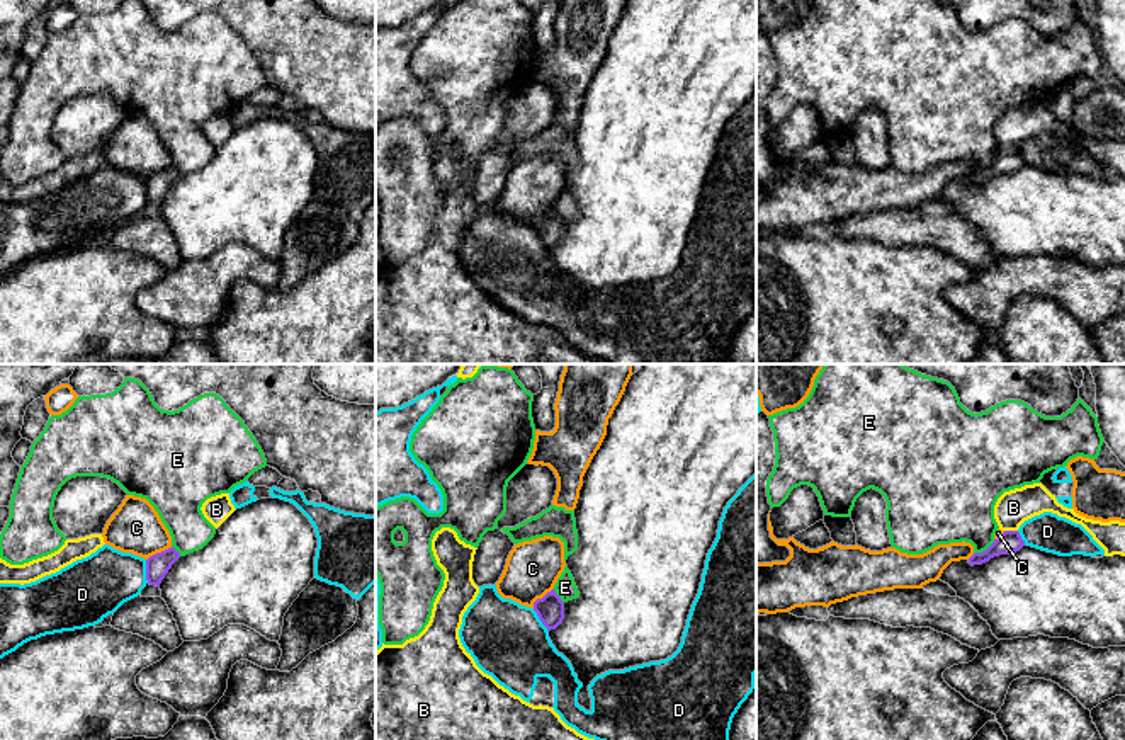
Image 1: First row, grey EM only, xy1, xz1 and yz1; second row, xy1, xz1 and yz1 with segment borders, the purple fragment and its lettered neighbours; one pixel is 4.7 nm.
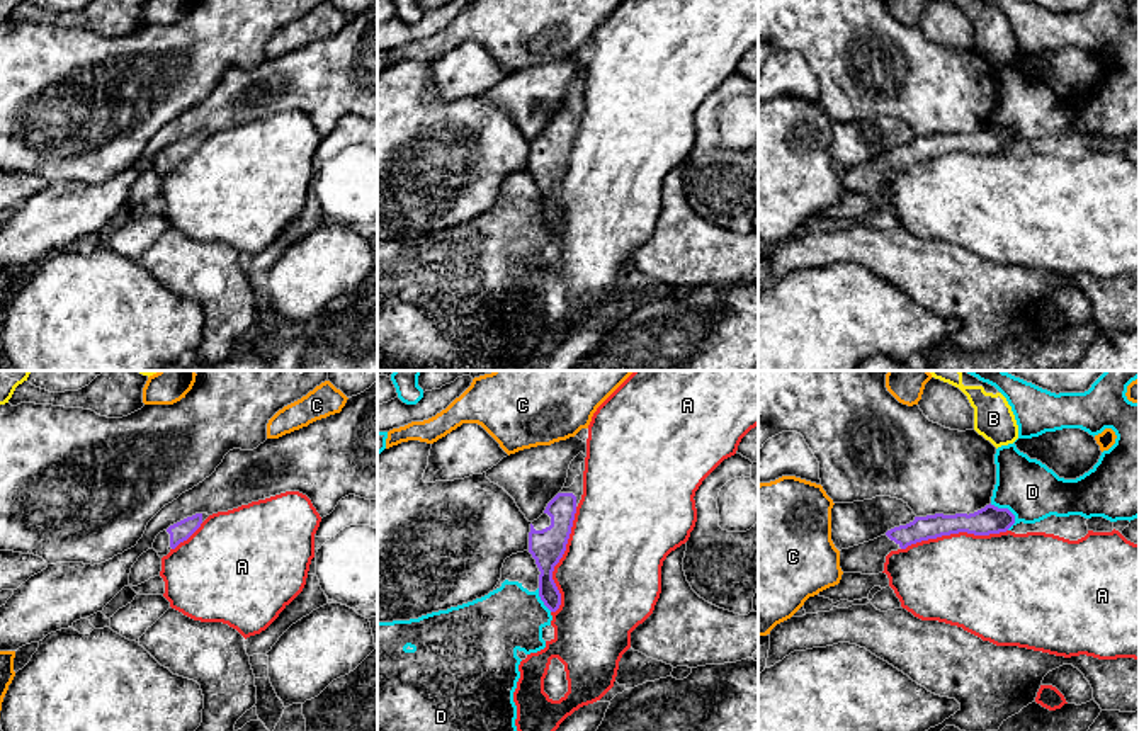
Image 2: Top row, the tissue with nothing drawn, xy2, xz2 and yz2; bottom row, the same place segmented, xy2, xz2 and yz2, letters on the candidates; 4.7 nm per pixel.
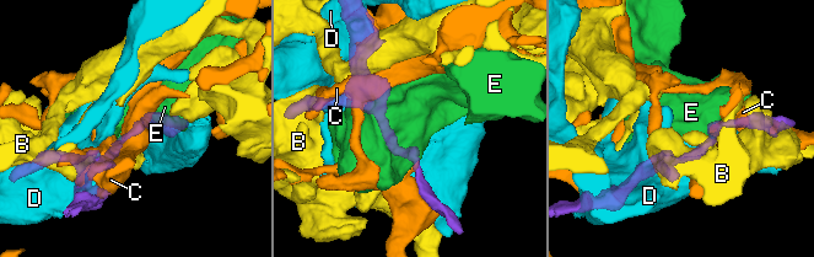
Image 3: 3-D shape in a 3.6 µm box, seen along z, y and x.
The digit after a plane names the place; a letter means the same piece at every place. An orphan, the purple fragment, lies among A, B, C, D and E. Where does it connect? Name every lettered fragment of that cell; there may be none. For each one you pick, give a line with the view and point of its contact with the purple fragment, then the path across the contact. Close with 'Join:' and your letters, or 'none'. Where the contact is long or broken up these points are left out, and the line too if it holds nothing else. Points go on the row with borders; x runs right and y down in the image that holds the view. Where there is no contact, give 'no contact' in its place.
Join: none

